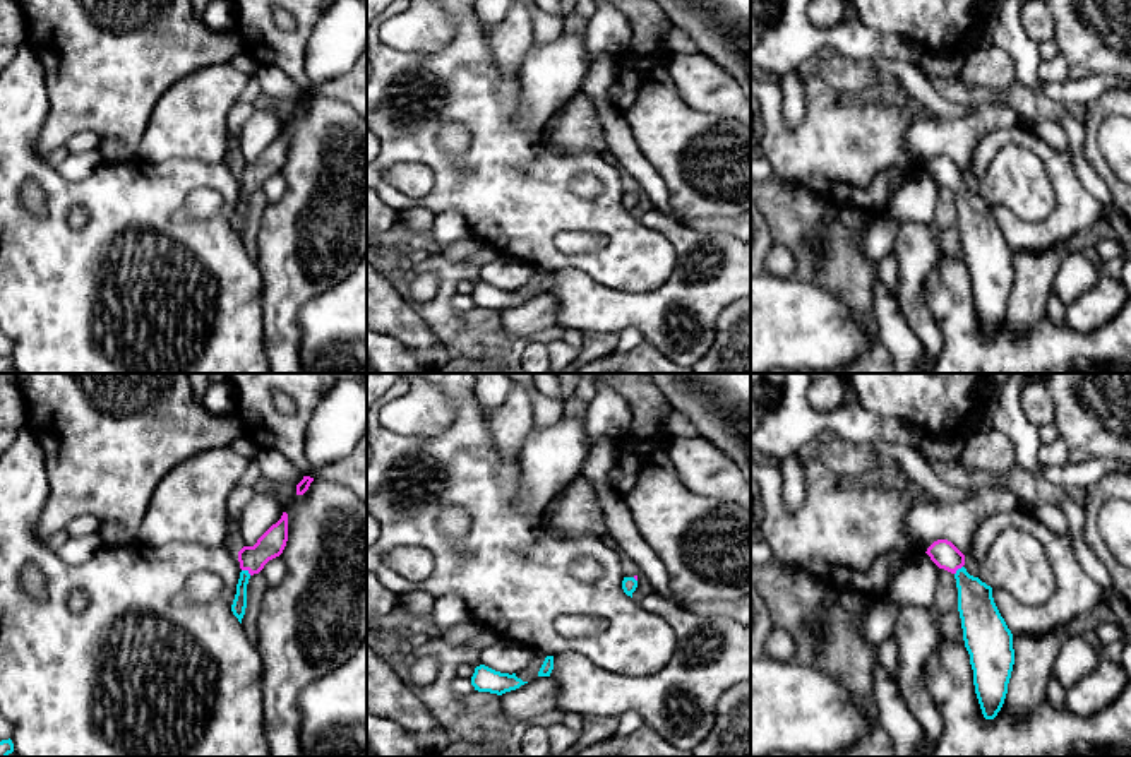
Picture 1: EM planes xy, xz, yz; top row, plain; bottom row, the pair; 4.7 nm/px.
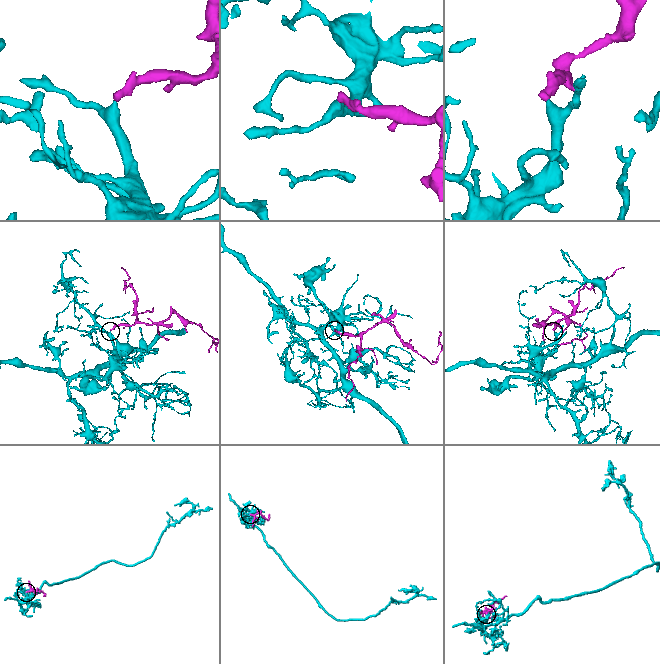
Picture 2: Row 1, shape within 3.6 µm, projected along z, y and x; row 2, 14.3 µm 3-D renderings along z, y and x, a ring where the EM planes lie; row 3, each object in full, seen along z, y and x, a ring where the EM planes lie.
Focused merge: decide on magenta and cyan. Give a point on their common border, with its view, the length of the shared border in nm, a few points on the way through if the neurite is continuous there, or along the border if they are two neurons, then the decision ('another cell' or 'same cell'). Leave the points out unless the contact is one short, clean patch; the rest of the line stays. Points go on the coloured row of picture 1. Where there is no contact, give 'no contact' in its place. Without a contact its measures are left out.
contact xy (247, 569); length 50 nm; way xy (271, 543), (247, 569), (239, 605); same cell

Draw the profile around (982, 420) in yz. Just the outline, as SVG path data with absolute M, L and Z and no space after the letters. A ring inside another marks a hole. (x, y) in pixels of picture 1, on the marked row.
M990 404L982 406L973 414L973 418L968 421L968 425L966 425L965 432L963 432L963 438L970 437L972 433L984 432L984 430L989 430L989 428L994 428L992 406Z

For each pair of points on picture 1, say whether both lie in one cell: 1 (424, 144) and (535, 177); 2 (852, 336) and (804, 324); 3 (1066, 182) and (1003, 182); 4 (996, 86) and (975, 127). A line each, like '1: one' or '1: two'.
1: one
2: one
3: two
4: two

